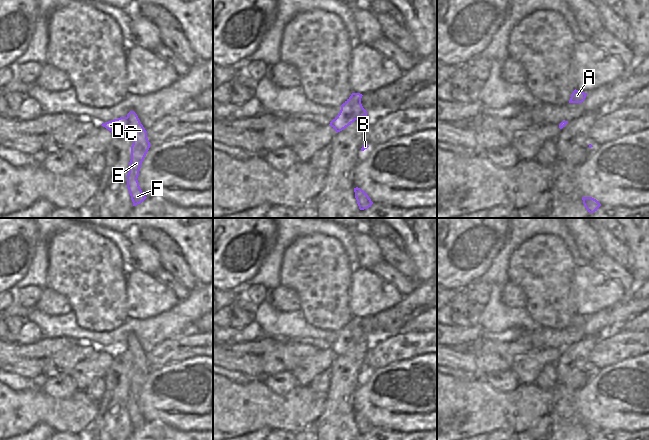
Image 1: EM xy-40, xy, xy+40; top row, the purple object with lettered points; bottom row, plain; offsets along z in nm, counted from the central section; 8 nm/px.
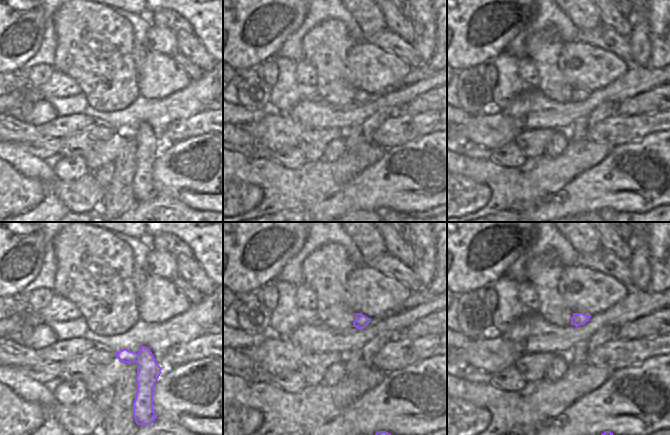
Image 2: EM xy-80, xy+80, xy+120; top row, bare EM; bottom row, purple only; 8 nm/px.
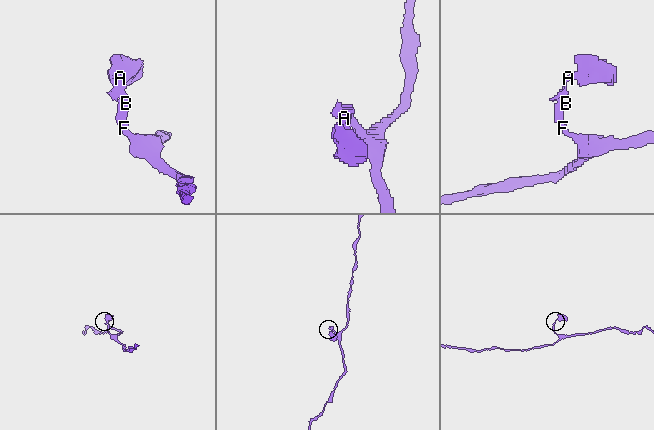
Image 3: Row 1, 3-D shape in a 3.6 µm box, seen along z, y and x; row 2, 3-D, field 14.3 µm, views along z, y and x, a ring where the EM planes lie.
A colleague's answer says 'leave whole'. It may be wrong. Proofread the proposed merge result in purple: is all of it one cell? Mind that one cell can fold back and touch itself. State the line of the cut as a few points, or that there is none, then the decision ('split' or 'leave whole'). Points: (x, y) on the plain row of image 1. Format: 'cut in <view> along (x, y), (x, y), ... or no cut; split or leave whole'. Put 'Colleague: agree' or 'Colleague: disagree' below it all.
no cut; leave whole
Colleague: agree

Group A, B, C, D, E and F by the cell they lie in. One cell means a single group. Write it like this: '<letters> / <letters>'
A B C D E F

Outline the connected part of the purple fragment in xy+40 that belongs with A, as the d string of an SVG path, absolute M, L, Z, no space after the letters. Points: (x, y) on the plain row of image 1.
M575 313L571 318L569 327L582 327L585 324L586 320L587 317Z

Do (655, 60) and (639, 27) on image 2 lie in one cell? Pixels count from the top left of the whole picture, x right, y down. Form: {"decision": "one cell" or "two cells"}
{"decision": "two cells"}

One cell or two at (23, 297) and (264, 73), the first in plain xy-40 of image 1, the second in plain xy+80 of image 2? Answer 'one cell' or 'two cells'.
one cell

